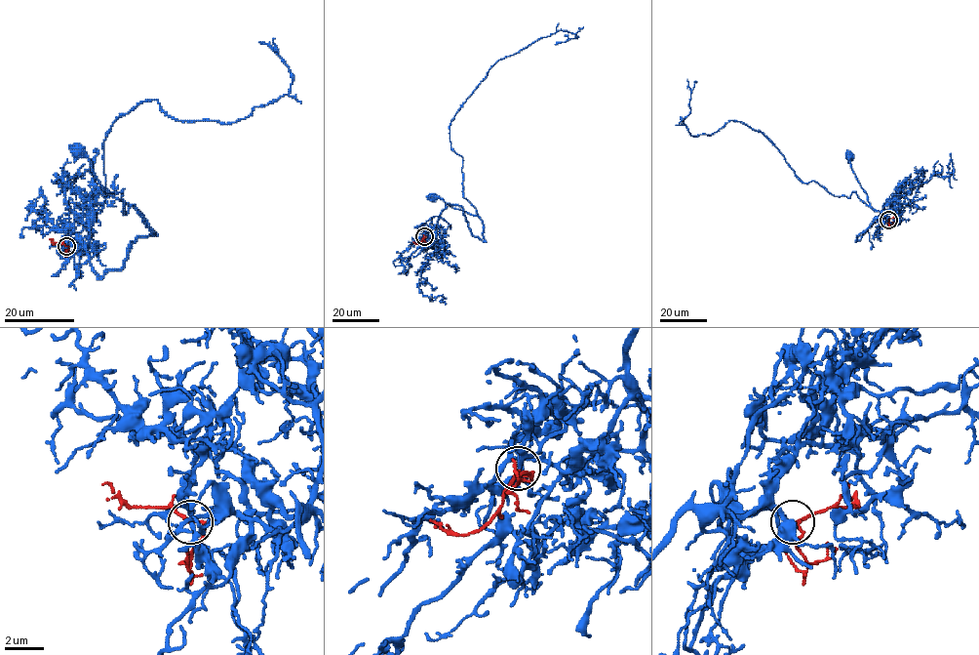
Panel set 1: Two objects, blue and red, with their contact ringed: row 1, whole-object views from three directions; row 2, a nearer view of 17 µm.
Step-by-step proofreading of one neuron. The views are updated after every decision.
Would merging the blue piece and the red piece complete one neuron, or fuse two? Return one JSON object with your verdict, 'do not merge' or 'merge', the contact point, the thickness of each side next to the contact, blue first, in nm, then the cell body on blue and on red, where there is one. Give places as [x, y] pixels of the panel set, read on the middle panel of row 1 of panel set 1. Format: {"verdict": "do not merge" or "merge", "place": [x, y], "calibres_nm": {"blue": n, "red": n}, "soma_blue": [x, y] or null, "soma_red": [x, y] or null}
{"verdict": "merge", "place": [424, 236], "calibres_nm": {"blue": 130, "red": 150}, "soma_blue": [433, 197], "soma_red": null}

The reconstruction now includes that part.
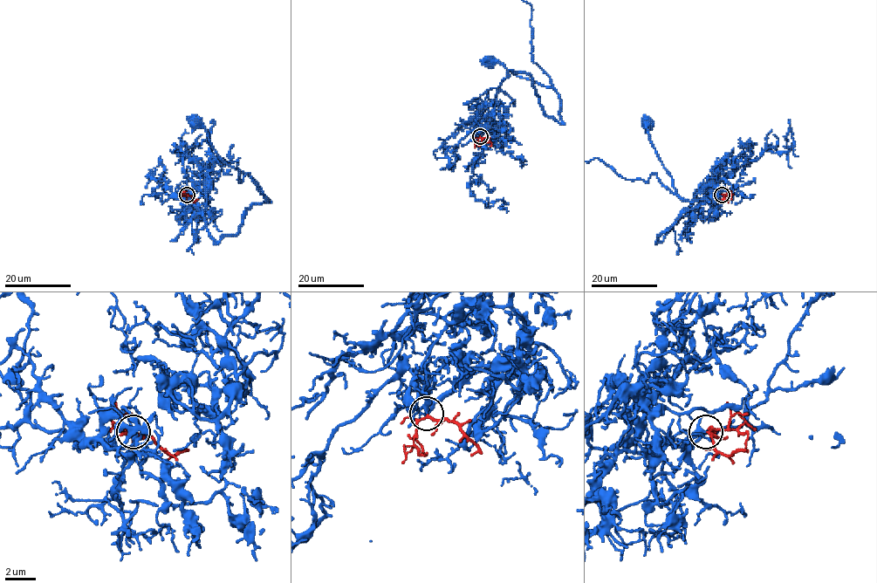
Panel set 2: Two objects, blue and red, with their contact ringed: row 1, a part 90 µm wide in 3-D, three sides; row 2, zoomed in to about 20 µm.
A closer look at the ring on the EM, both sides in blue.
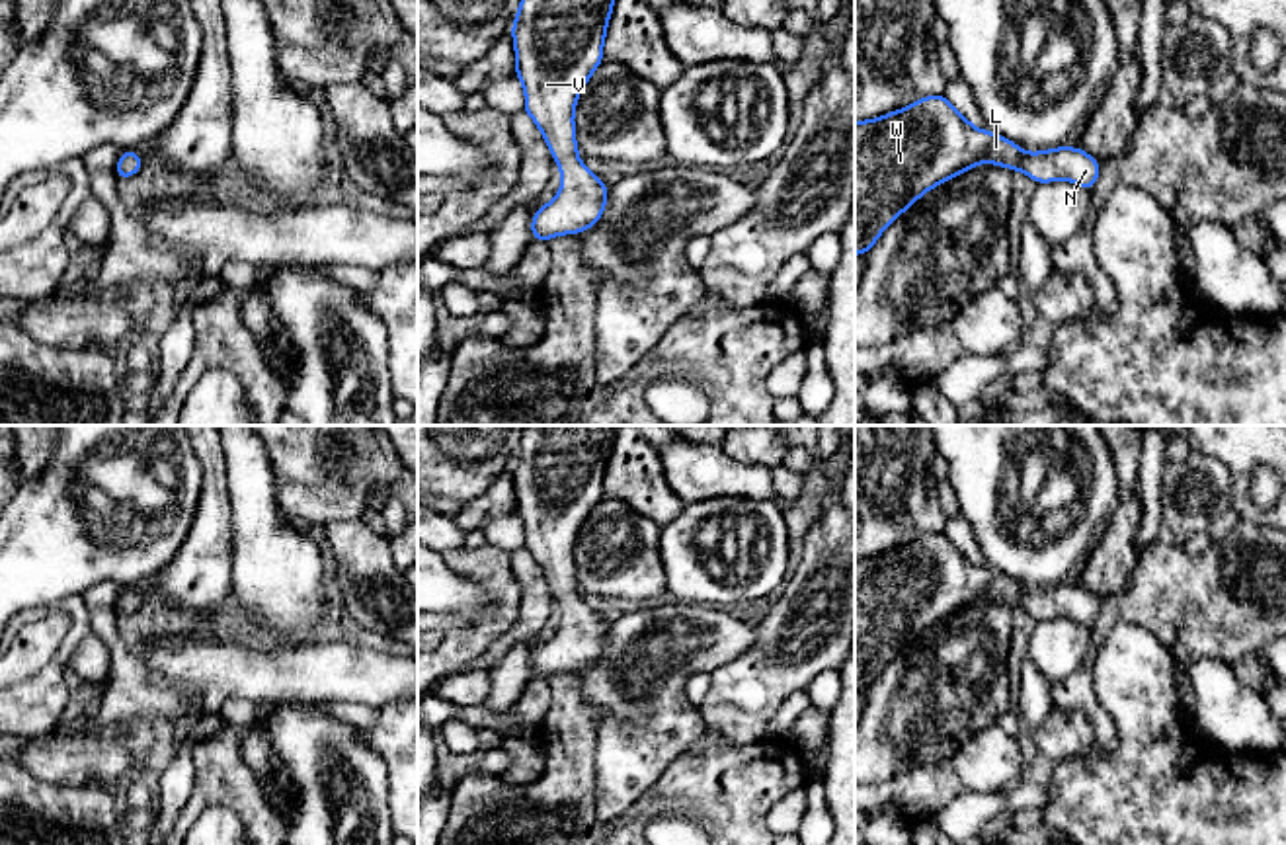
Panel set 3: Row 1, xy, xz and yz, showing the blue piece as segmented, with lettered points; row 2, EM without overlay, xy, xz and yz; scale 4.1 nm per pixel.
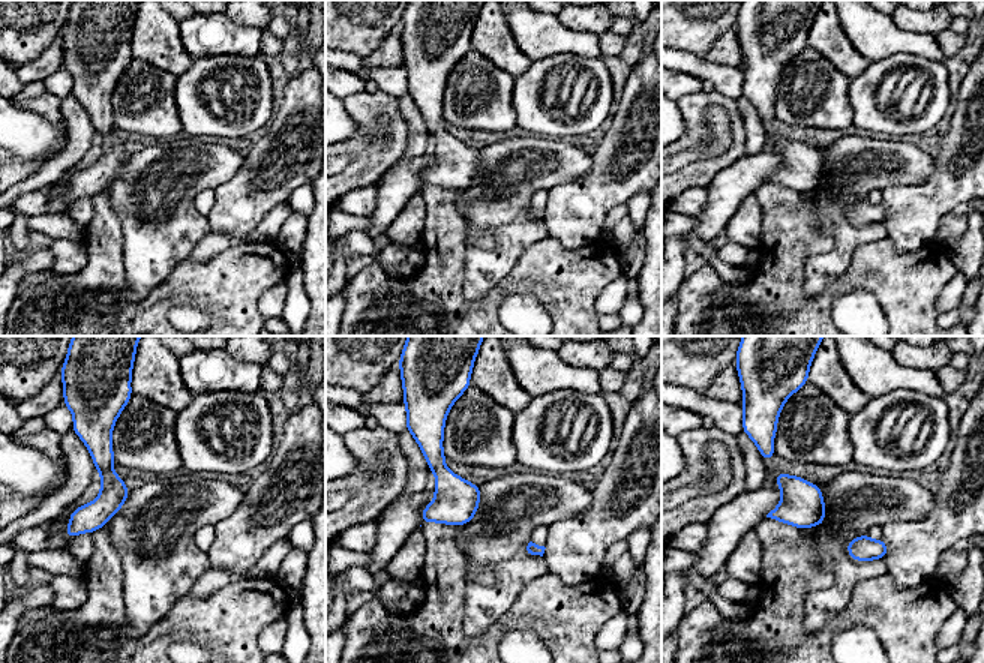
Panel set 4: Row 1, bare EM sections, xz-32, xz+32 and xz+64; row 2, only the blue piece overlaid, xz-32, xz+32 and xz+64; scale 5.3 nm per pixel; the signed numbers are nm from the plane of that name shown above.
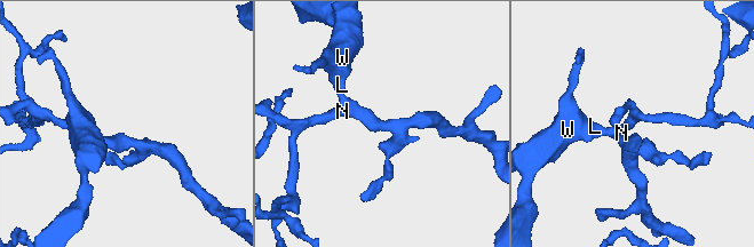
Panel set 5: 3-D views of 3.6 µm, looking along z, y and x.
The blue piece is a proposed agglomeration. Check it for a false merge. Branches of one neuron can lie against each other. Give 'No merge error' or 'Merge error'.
No merge error

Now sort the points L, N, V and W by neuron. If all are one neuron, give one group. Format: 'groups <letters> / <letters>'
groups L N V W

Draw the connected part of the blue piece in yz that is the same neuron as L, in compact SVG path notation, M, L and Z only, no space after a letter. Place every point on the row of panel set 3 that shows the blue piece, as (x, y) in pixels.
M944 94L921 98L878 119L855 121L855 256L868 254L878 236L929 189L982 162L1023 170L1036 183L1065 180L1087 191L1101 172L1101 162L1079 146L1028 154L997 133L976 129Z

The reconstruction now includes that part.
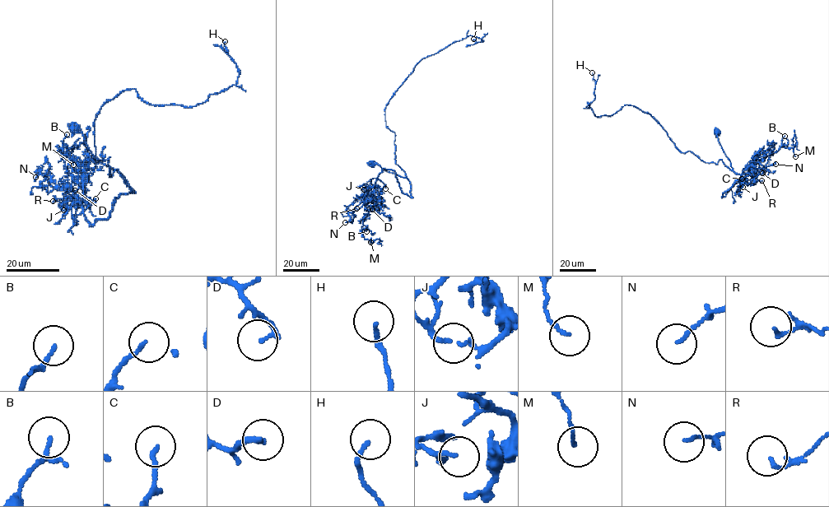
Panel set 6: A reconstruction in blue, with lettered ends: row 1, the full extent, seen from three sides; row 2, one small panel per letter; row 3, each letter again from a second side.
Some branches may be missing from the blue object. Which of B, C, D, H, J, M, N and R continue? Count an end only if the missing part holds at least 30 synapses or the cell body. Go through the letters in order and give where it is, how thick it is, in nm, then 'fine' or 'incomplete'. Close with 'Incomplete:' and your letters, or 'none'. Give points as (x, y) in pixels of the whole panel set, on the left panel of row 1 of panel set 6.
B: (67, 134) | 110 nm | fine
C: (95, 198) | 140 nm | incomplete
D: (75, 190) | 190 nm | incomplete
H: (225, 41) | 150 nm | fine
J: (63, 210) | 80 nm | fine
M: (73, 165) | 110 nm | fine
N: (35, 177) | 120 nm | fine
R: (53, 201) | 130 nm | fine
Incomplete: C, D

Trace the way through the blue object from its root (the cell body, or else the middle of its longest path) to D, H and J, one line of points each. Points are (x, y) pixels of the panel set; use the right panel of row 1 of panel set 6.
D: (716, 132), (733, 170), (751, 174), (738, 180), (721, 197), (737, 179), (742, 179), (748, 173), (762, 173)
H: (716, 132), (731, 170), (721, 159), (682, 153), (635, 106), (596, 117), (589, 107), (592, 72)
J: (716, 132), (733, 170), (739, 174), (751, 174), (738, 180), (721, 197), (737, 179), (742, 179), (742, 187)

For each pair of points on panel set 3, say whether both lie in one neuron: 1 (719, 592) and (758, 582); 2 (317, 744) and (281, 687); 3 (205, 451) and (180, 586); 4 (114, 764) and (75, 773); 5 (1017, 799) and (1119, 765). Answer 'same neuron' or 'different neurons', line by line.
1: same neuron
2: different neurons
3: same neuron
4: same neuron
5: different neurons

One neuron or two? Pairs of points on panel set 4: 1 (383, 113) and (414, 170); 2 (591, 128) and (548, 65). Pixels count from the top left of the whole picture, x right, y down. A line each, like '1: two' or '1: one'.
1: two
2: one

